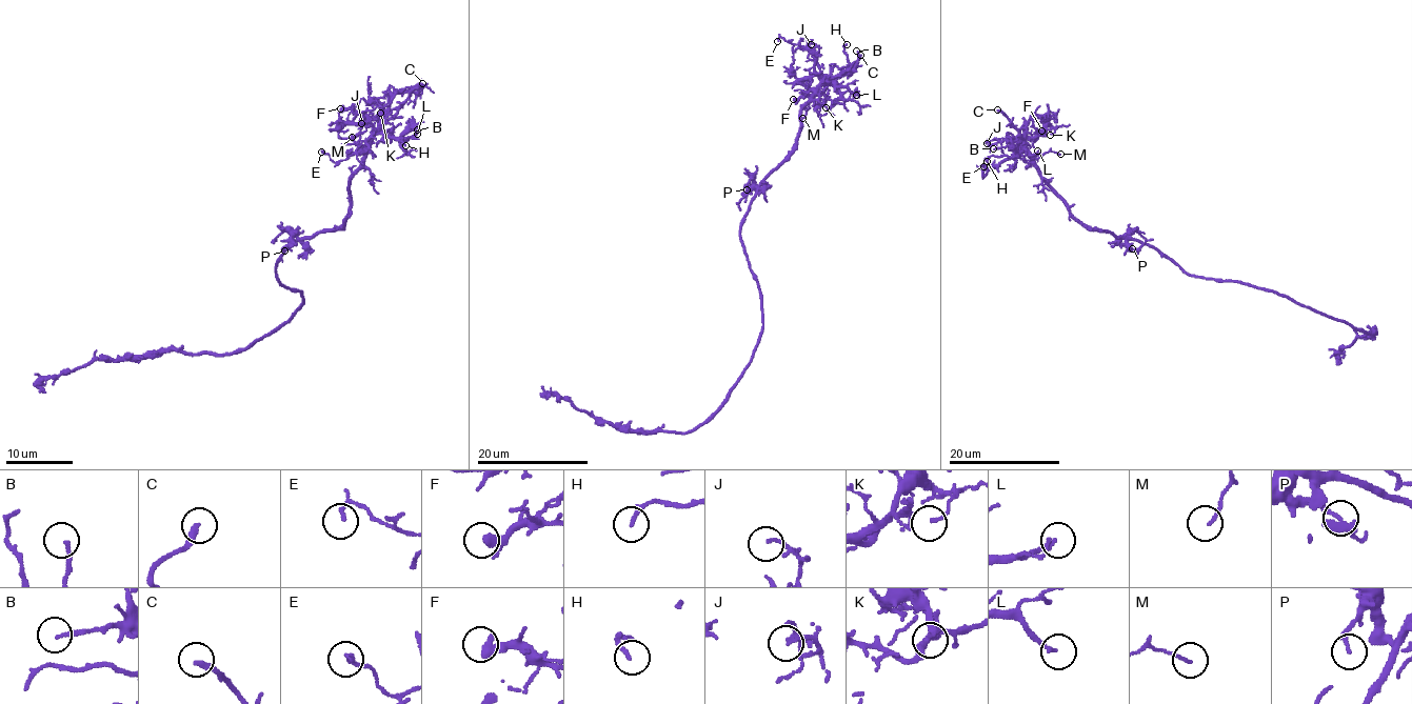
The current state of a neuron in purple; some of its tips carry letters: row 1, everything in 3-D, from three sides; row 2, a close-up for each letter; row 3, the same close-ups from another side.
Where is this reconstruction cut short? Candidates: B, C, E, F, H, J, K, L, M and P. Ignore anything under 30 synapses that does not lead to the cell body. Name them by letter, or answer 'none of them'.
C

